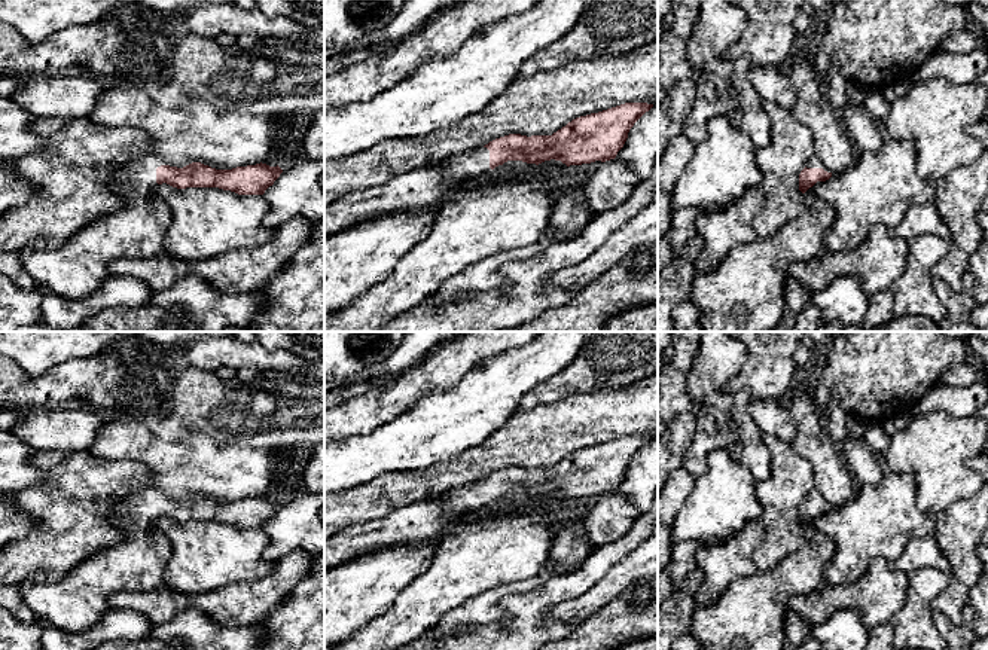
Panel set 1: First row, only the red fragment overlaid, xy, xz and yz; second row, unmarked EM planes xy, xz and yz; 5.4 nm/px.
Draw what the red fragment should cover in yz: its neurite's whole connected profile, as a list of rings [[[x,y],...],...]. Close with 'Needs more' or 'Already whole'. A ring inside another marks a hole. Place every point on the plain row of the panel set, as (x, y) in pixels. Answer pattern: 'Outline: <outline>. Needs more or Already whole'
Outline: [[[814,489],[799,507],[799,524],[806,531],[801,547],[774,568],[735,580],[714,604],[698,607],[687,634],[701,644],[701,650],[783,650],[789,599],[824,585],[823,571],[835,555],[833,541],[812,525],[815,518],[830,510],[832,506]]]. Needs more

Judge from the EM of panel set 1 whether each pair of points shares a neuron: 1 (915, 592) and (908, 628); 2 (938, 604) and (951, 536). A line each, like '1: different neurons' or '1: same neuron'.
1: same neuron
2: same neuron

